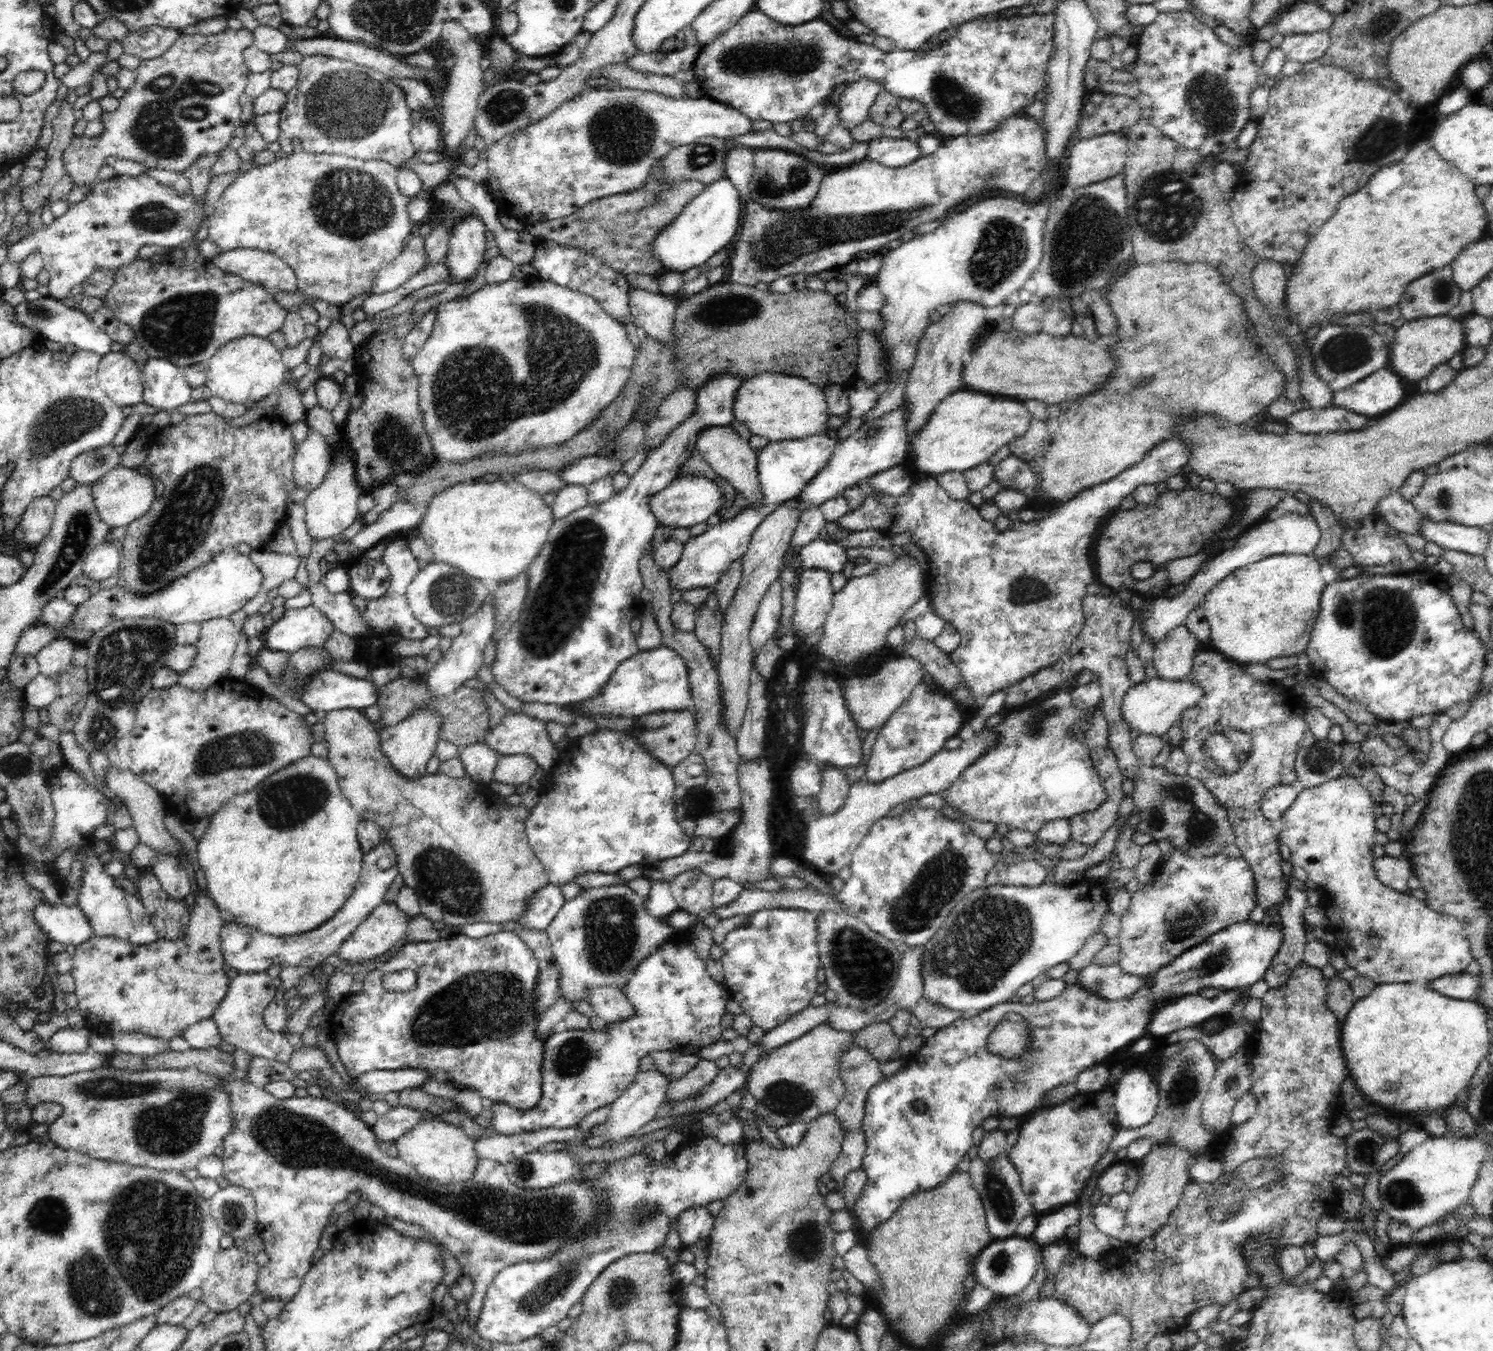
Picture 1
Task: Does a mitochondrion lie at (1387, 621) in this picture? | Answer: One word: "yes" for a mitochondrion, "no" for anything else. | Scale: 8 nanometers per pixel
yes

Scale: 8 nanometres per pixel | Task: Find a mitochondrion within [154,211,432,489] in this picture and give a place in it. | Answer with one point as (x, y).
(398, 443)

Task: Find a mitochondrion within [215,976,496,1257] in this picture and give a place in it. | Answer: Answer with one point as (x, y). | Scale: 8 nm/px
(233, 1213)

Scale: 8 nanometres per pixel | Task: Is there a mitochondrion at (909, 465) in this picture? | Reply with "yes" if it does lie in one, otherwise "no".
no

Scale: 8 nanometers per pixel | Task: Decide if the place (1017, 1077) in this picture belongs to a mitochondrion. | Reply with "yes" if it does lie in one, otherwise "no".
yes

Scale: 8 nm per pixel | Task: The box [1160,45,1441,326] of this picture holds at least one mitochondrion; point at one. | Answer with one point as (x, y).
(1212, 102)

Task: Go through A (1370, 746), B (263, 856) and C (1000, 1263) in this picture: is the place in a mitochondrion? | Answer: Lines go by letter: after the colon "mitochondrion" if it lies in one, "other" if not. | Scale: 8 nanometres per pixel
A: other
B: other
C: mitochondrion

